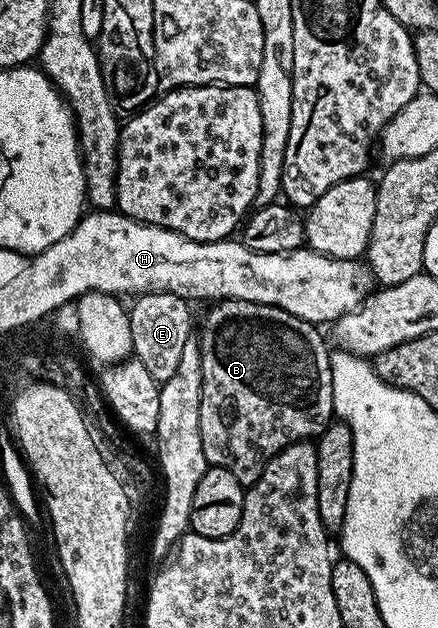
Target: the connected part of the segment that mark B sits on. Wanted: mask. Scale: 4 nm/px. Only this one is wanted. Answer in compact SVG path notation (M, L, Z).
M220 300L212 303L203 320L203 332L198 333L201 346L201 370L203 381L201 382L201 446L205 450L205 458L208 465L224 468L237 478L245 486L250 486L261 478L265 466L271 457L285 450L291 444L311 442L318 438L333 422L335 407L333 406L333 374L331 373L331 352L329 344L323 341L323 336L318 327L310 324L308 320L297 318L285 310L281 310L272 304L258 304L257 302L245 302L244 300Z

